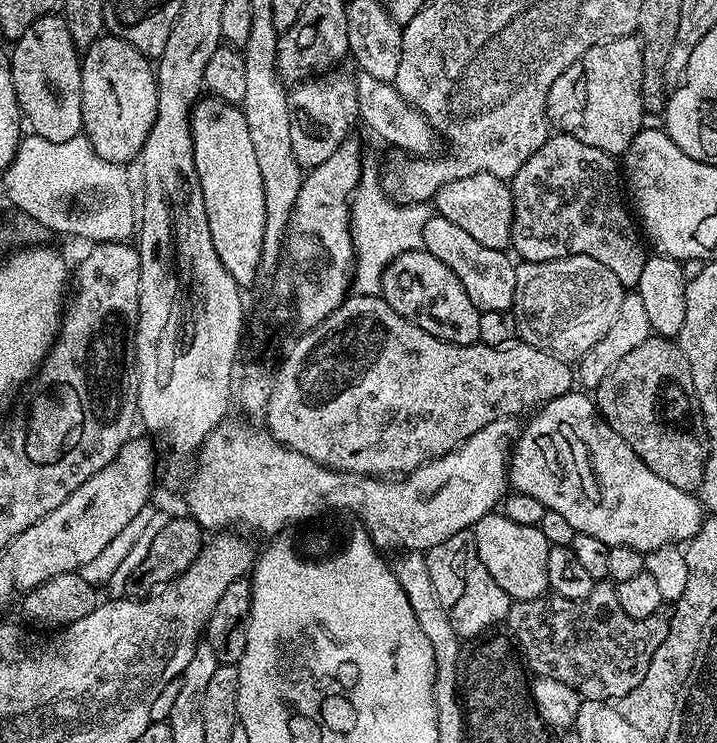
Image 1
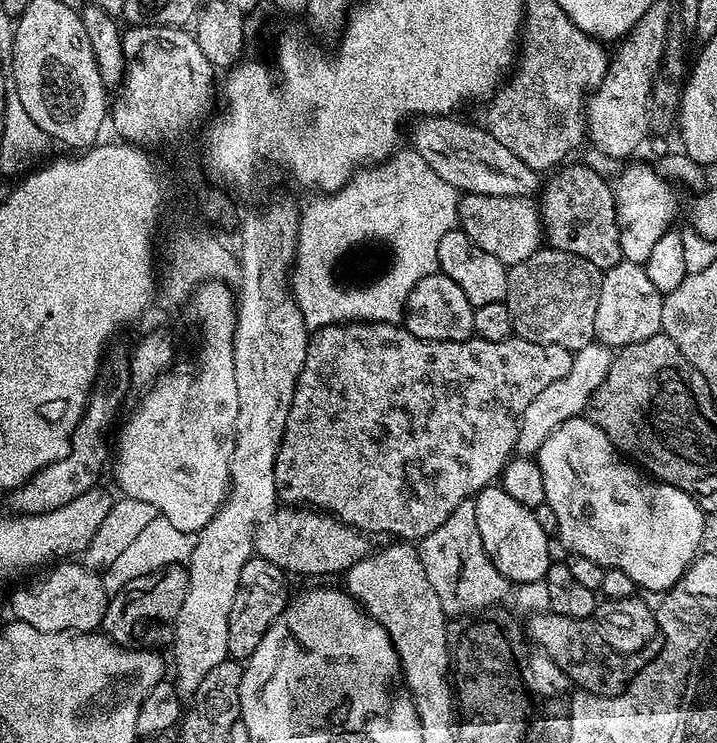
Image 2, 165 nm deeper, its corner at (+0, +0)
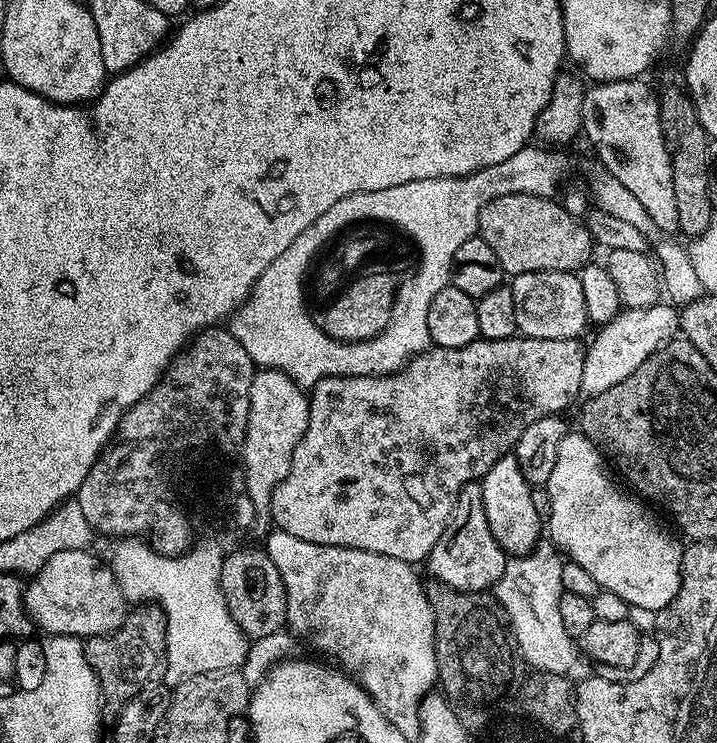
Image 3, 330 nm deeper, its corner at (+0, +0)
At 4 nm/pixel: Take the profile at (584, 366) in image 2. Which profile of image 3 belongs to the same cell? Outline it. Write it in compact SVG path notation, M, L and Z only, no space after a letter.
M661 302L649 308L624 308L613 320L599 329L592 344L587 345L582 366L581 393L585 397L602 394L610 386L618 386L622 378L630 378L650 354L677 339L680 332L680 313L671 303Z

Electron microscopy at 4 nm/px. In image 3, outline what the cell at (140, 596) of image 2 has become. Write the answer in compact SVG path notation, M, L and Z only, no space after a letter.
M136 606L129 611L124 624L106 636L89 636L84 640L86 662L94 670L100 683L100 715L115 718L142 690L155 688L164 680L166 662L166 622L156 606Z

